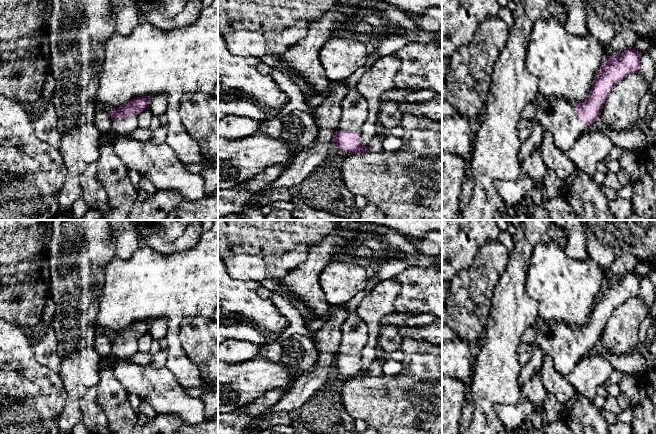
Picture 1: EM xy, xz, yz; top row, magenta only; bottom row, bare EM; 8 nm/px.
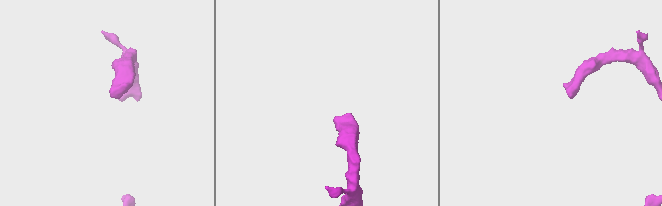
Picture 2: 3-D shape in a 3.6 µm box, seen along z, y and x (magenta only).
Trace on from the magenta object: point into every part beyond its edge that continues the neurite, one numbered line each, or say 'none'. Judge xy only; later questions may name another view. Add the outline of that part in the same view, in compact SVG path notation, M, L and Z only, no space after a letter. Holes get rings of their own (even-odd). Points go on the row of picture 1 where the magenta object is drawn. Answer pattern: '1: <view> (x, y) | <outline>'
1: xy (126, 127) | M137 115L125 117L123 120L112 121L111 132L123 137L131 137L133 132L138 129Z

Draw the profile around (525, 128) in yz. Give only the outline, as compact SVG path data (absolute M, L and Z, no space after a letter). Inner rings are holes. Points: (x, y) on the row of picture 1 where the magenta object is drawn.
M536 118L530 119L530 120L522 120L519 123L518 135L522 142L527 140L530 137L533 131L533 128L537 123L538 123L538 120Z

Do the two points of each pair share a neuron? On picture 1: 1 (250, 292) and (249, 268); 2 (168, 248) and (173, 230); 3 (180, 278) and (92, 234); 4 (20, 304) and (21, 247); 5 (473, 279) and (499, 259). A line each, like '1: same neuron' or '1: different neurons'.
1: different neurons
2: different neurons
3: different neurons
4: same neuron
5: same neuron

